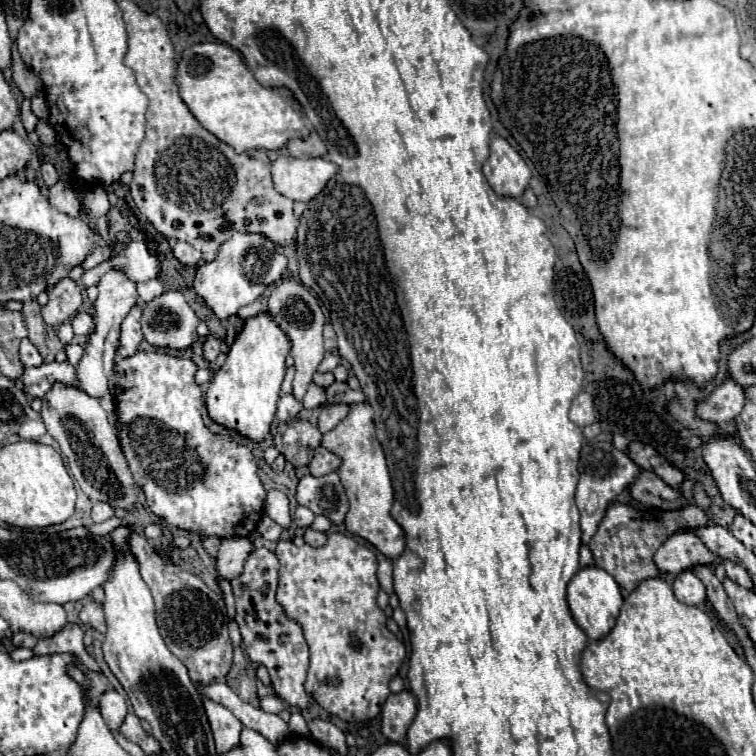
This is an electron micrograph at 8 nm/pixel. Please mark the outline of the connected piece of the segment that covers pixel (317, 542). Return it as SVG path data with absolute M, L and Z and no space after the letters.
M308 528L306 534L304 534L304 540L306 540L306 544L310 544L310 546L314 546L314 548L322 548L322 546L326 544L326 534Z

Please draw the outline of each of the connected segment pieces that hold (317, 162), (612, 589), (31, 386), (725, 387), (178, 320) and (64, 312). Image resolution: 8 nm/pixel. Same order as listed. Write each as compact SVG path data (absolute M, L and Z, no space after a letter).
M280 156L272 162L272 180L276 190L294 202L310 202L324 190L326 182L336 172L338 166L324 158L298 160L292 156Z
M598 566L580 568L568 584L568 606L570 606L570 612L576 620L576 624L586 632L586 636L590 640L598 640L598 638L606 636L616 624L616 618L618 618L618 612L622 606L620 586L606 570L602 570Z
M50 362L42 364L38 368L24 368L22 378L18 380L18 386L22 384L22 390L28 392L32 398L42 398L54 382L66 382L66 386L76 384L76 368L68 362Z
M732 380L722 382L712 390L708 398L696 400L696 416L714 422L714 424L724 424L734 420L744 406L744 388L738 386Z
M168 290L162 296L150 300L144 304L142 310L142 334L144 340L150 346L156 348L168 348L168 350L176 350L176 352L184 352L184 350L192 350L194 344L198 342L198 334L196 334L196 326L198 326L198 316L194 314L194 310L188 306L186 298L182 292L174 292Z
M64 278L62 282L50 288L48 304L40 312L46 324L60 326L72 320L72 316L82 308L82 304L84 304L82 288L72 278Z

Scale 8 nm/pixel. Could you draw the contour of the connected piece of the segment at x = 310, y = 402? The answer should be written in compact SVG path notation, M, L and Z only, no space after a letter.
M312 384L312 386L308 388L302 404L304 404L304 408L308 408L308 410L318 408L318 406L324 406L324 404L326 404L326 392L324 392L324 388Z

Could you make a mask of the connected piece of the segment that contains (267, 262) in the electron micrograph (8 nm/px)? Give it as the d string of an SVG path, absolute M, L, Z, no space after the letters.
M234 234L218 250L218 256L206 266L198 268L194 278L196 292L204 298L208 308L220 318L226 320L234 316L242 306L252 304L268 284L282 278L286 270L286 256L264 236L260 234Z

